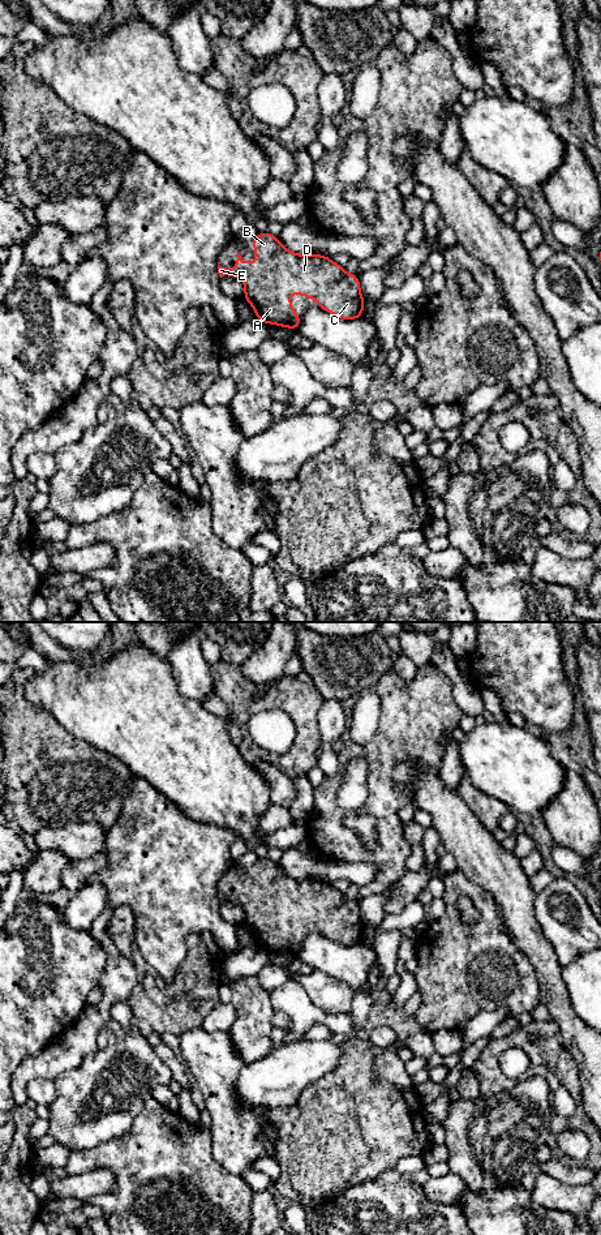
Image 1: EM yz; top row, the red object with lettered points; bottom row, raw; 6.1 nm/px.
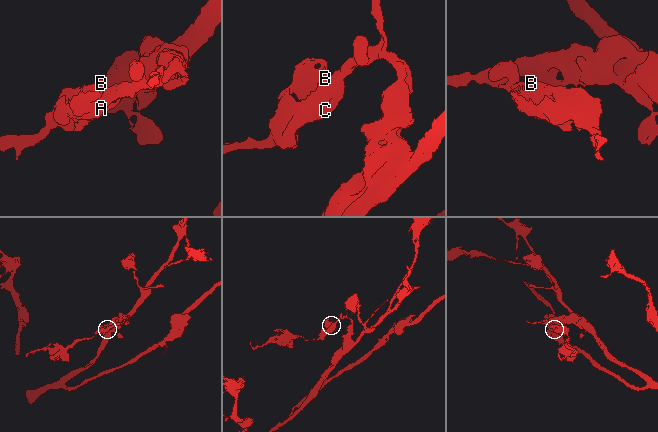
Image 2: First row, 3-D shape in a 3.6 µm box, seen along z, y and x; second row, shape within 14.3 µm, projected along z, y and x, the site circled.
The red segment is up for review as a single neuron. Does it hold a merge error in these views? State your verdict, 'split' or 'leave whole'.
leave whole

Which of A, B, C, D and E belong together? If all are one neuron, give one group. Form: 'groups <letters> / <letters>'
groups A B C D E

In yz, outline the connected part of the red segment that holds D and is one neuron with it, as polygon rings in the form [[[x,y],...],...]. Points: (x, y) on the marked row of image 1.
[[[267,231],[259,233],[256,239],[252,240],[252,246],[257,250],[253,253],[256,258],[261,258],[261,262],[244,262],[240,253],[237,254],[236,267],[229,270],[227,267],[220,267],[218,262],[218,274],[219,276],[228,275],[231,278],[240,276],[245,286],[245,300],[254,308],[256,316],[259,321],[267,323],[274,323],[276,326],[291,327],[297,330],[301,317],[299,317],[295,309],[291,305],[289,296],[293,292],[295,295],[304,295],[309,300],[315,299],[321,309],[327,310],[329,313],[343,318],[343,320],[355,320],[362,317],[362,309],[365,300],[360,292],[360,282],[356,274],[345,274],[344,267],[331,261],[330,257],[319,254],[296,254],[286,249],[276,236],[269,233]]]

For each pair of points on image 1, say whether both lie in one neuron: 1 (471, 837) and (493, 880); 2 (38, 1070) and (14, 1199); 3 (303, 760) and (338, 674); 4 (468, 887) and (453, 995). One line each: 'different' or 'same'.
1: same
2: different
3: different
4: same

